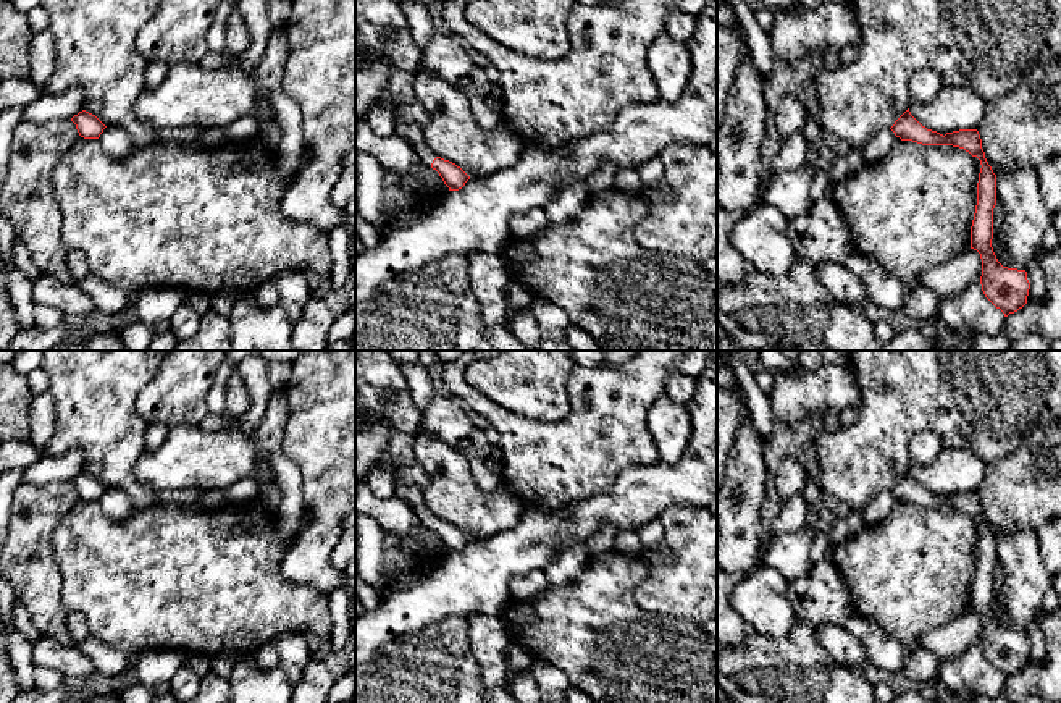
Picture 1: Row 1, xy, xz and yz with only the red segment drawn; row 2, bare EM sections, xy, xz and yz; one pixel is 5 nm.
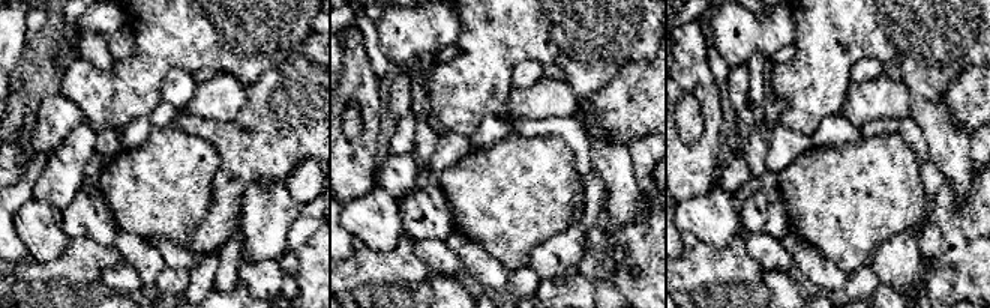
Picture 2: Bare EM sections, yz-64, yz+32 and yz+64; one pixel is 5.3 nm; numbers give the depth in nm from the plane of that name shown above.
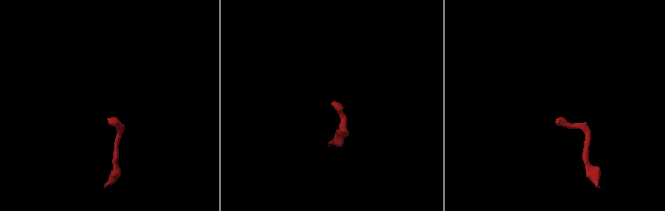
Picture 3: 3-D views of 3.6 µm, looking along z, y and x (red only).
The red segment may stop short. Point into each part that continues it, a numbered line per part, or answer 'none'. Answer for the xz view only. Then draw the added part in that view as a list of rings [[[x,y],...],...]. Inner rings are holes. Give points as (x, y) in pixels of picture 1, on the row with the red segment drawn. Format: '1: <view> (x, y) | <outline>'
1: xz (412, 133) | [[[396,116],[394,124],[396,134],[402,136],[420,155],[421,162],[428,166],[431,166],[436,155],[430,150],[423,139],[423,128],[412,123],[404,123]]]

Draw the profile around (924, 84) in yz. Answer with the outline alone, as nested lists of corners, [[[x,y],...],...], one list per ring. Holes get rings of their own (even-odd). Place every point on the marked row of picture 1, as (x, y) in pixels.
[[[937,69],[916,71],[908,84],[908,108],[916,103],[929,103],[943,86],[943,74]]]

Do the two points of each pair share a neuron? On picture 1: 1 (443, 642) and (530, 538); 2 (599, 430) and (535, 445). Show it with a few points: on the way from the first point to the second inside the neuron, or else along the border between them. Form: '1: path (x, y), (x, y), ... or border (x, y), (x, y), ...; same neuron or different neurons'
1: border (467, 616), (448, 616), (427, 626); different neurons
2: path (583, 445), (551, 445); same neuron

